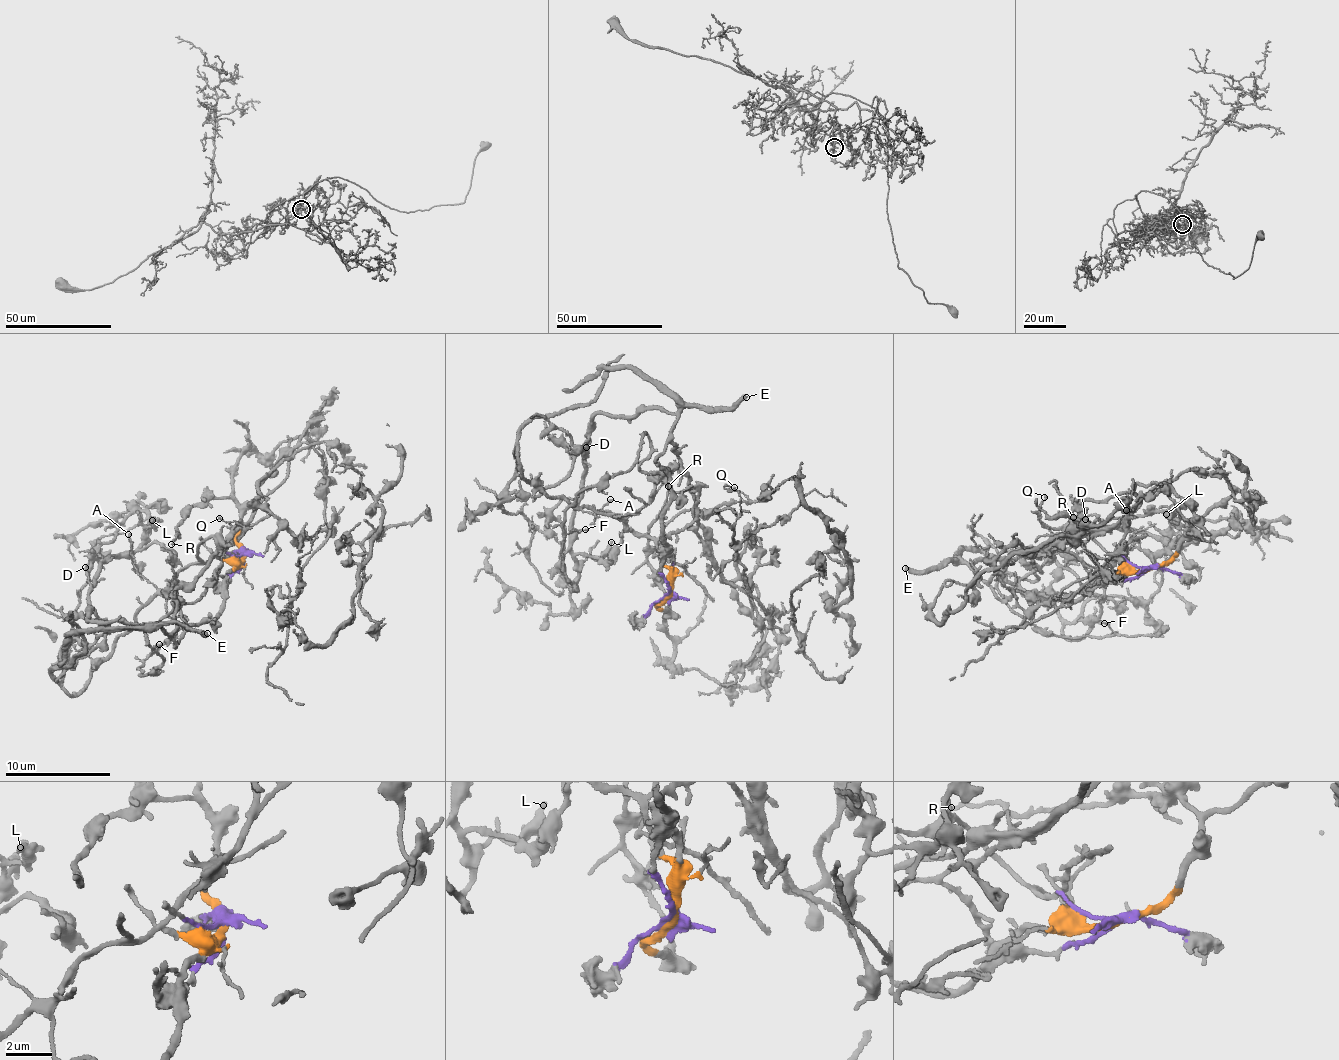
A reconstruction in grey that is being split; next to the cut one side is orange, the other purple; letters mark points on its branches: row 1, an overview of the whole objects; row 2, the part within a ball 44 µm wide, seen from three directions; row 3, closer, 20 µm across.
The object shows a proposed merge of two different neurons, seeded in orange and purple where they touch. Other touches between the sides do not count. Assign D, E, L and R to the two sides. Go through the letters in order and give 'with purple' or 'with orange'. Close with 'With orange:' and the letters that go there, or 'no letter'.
D: with orange
E: with orange
L: with orange
R: with orange
With orange: D, E, L, R

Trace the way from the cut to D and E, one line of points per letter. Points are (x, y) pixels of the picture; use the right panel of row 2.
D: (1148, 568), (1108, 571), (1069, 601), (1015, 588), (999, 599), (971, 570), (987, 557), (1045, 553), (1085, 518)
E: (1148, 568), (1108, 571), (1076, 599), (1015, 588), (999, 599), (959, 562), (912, 572), (905, 567)

